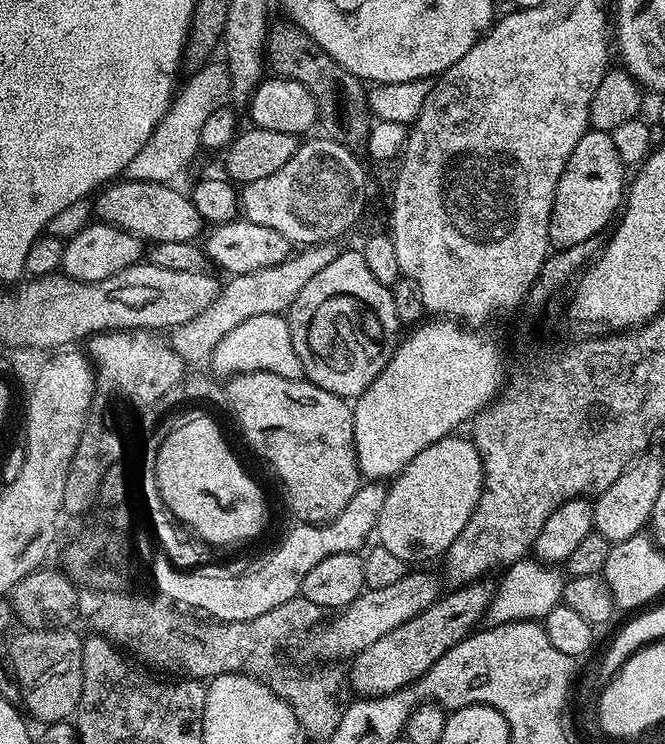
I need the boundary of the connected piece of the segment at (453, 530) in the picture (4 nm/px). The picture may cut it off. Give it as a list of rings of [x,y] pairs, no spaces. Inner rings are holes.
[[[453,434],[432,443],[421,454],[416,455],[387,487],[386,501],[379,512],[376,531],[379,545],[406,564],[441,557],[465,528],[470,514],[480,501],[483,488],[484,464],[469,437],[462,438],[460,434]]]

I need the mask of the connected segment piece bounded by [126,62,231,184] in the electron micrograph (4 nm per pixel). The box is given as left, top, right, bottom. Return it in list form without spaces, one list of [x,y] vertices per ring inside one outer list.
[[[208,62],[204,67],[193,71],[185,84],[183,81],[162,122],[158,122],[154,134],[150,134],[146,146],[134,154],[134,162],[130,162],[126,173],[127,179],[159,184],[175,181],[175,176],[195,158],[196,152],[201,151],[200,139],[206,118],[210,118],[214,110],[225,107],[231,97],[228,66],[224,62],[214,63]]]

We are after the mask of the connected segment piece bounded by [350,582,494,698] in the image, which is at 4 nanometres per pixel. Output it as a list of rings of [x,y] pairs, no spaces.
[[[473,582],[448,591],[435,600],[426,611],[402,622],[402,626],[394,626],[390,634],[382,634],[378,642],[370,642],[366,650],[351,657],[350,688],[352,684],[357,697],[385,696],[413,687],[416,681],[426,675],[430,666],[434,666],[434,662],[438,662],[438,658],[446,654],[446,650],[458,646],[458,642],[477,631],[479,624],[476,623],[487,617],[494,591],[493,585],[488,585],[488,582]]]

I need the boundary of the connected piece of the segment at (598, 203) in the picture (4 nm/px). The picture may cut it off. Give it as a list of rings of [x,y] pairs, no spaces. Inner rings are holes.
[[[589,130],[582,134],[582,138],[578,138],[578,146],[574,146],[574,154],[570,154],[554,194],[548,231],[548,243],[553,249],[569,248],[587,240],[595,240],[604,227],[607,229],[617,219],[626,199],[624,172],[626,166],[622,158],[618,158],[611,132]]]

